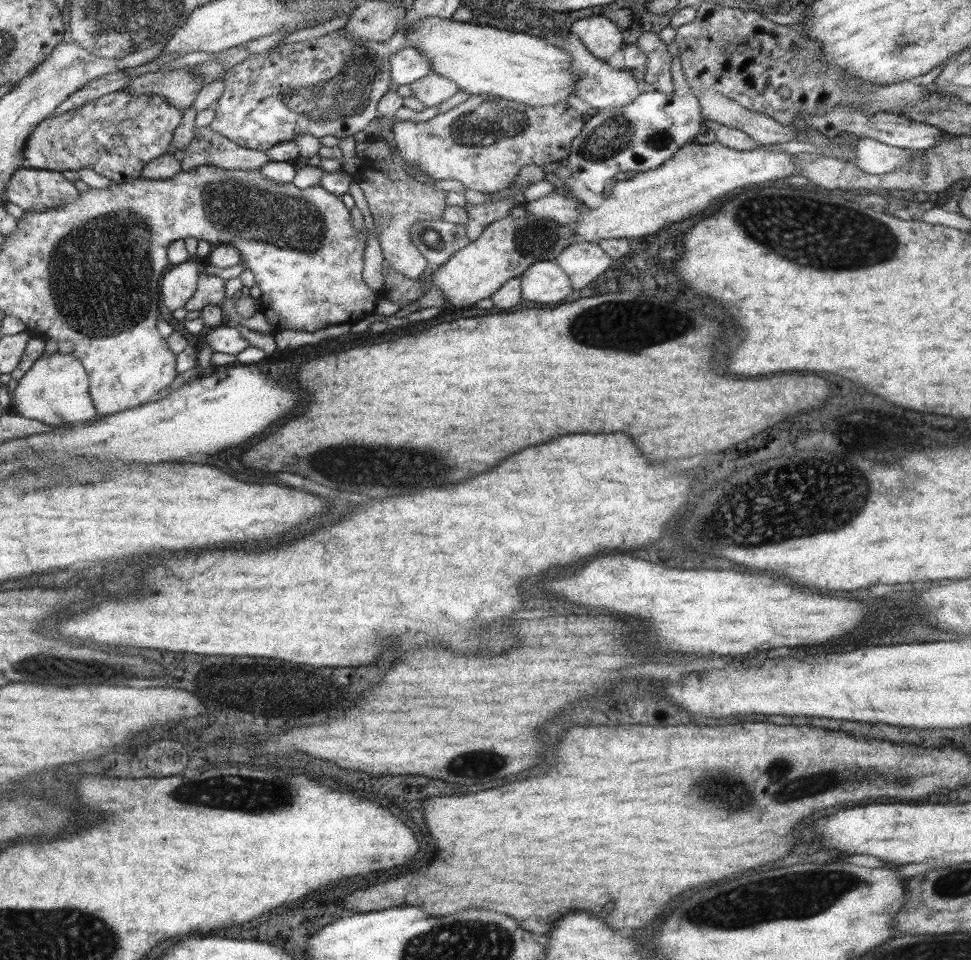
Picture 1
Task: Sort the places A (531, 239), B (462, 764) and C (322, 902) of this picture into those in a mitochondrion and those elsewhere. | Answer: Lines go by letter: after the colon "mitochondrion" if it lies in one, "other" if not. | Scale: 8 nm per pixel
A: mitochondrion
B: mitochondrion
C: other

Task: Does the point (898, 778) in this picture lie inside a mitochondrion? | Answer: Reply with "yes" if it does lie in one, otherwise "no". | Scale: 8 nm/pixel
yes

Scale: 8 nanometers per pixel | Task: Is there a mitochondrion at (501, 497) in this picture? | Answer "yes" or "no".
no

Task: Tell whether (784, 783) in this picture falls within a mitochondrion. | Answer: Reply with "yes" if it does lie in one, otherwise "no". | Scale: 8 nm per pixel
yes

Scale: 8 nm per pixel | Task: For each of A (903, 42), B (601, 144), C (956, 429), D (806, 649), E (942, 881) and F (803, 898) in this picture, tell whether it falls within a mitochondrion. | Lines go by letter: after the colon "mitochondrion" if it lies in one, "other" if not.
A: mitochondrion
B: mitochondrion
C: other
D: other
E: mitochondrion
F: mitochondrion

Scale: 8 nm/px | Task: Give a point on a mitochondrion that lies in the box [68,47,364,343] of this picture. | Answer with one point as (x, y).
(233, 206)

